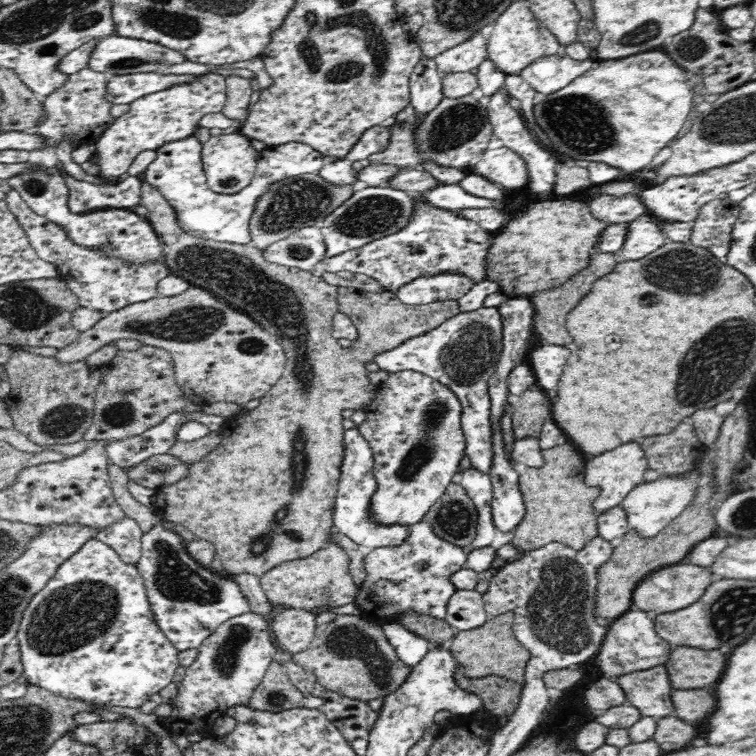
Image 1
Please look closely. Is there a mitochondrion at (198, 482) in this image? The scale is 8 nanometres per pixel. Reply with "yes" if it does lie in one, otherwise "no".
no

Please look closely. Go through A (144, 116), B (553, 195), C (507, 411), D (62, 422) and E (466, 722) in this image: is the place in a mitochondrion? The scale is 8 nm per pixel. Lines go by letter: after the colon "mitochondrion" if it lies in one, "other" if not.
A: other
B: other
C: other
D: mitochondrion
E: other

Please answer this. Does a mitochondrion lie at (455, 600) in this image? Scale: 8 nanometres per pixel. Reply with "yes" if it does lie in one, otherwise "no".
no

